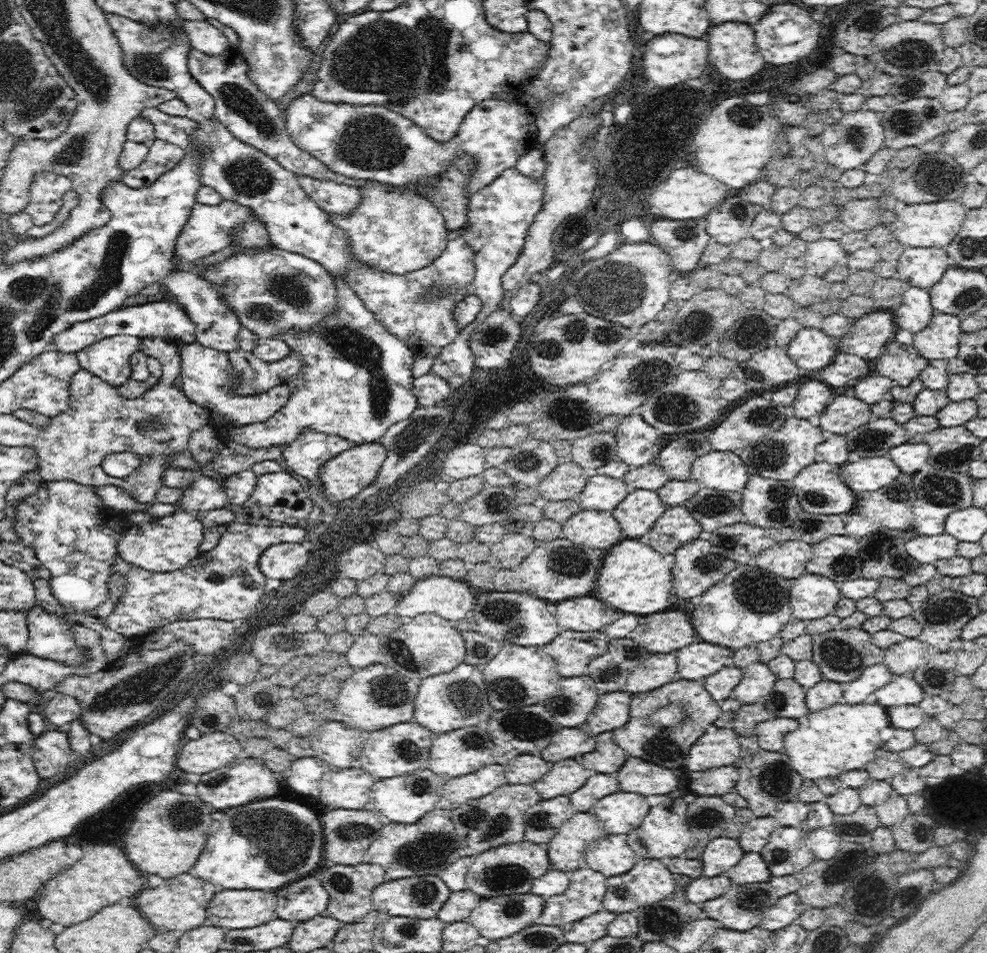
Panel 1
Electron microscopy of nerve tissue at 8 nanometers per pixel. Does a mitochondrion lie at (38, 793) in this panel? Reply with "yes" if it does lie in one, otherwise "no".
no

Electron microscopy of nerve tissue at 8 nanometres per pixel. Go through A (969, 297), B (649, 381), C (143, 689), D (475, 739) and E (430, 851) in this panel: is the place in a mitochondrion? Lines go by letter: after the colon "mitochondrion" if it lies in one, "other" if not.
A: mitochondrion
B: mitochondrion
C: mitochondrion
D: mitochondrion
E: mitochondrion

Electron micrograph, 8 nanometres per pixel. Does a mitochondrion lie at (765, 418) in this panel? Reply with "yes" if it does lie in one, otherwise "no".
yes

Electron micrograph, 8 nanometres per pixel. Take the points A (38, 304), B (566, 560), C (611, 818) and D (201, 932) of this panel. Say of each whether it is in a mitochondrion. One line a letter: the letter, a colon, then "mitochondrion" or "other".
A: mitochondrion
B: mitochondrion
C: other
D: other

